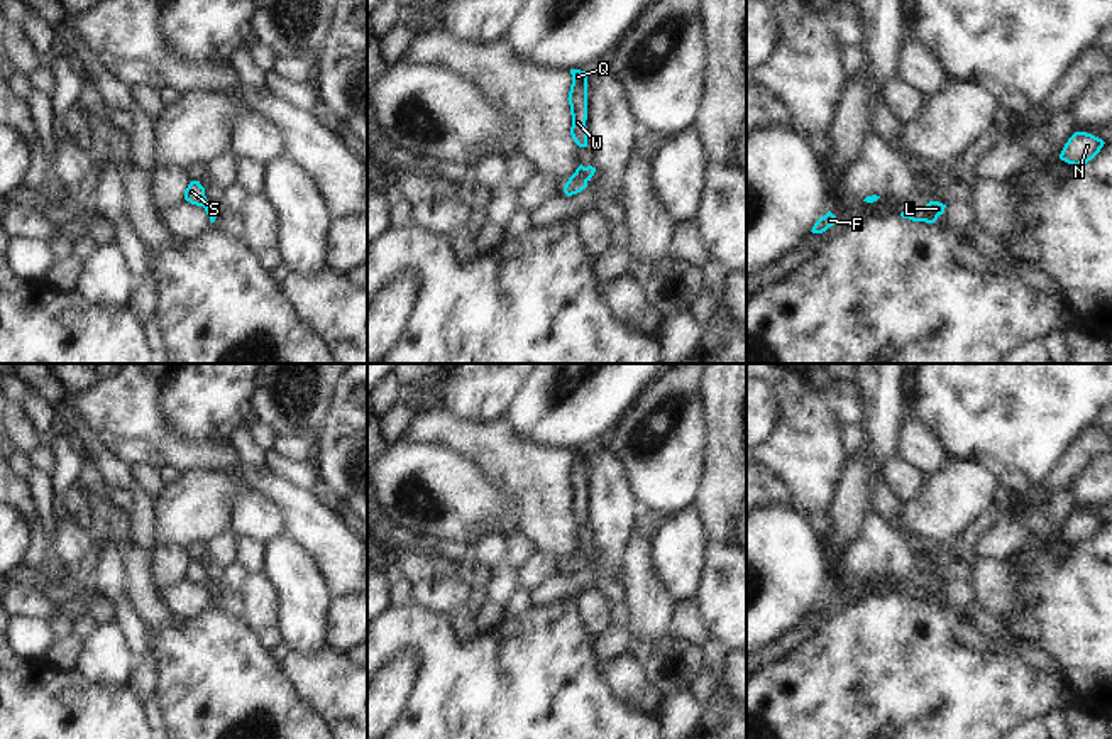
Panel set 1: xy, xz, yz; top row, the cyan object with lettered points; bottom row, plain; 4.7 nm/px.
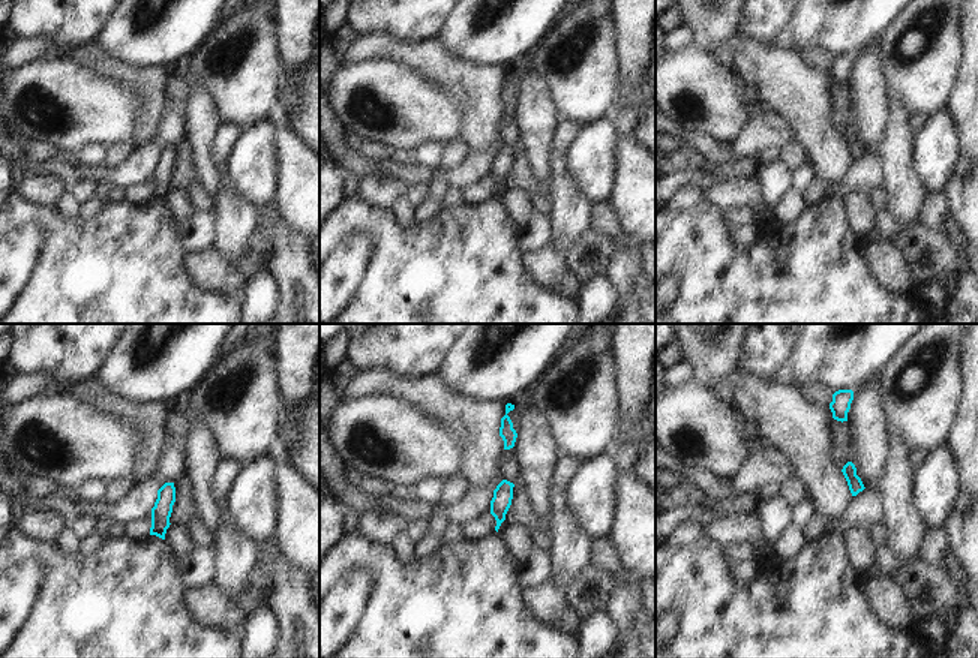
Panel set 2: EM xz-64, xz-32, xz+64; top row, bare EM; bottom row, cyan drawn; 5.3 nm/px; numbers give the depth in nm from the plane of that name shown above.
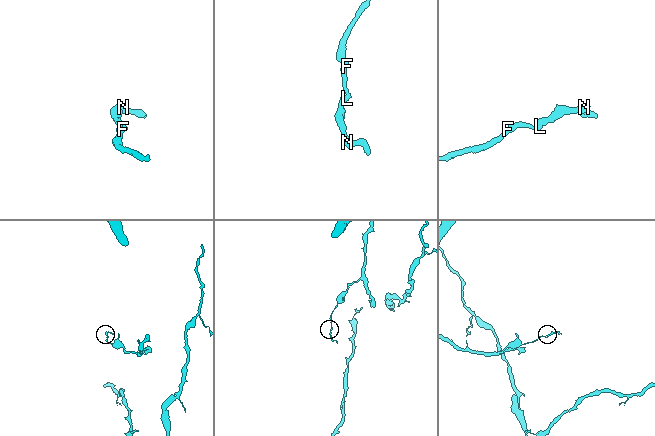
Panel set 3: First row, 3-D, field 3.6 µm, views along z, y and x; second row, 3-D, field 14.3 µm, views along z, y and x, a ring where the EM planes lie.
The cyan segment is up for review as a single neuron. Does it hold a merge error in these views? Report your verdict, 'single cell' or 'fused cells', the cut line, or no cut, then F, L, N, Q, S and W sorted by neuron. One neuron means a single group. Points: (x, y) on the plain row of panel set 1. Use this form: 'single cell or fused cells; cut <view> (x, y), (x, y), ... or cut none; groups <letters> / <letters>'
single cell; cut none; groups F L N Q S W

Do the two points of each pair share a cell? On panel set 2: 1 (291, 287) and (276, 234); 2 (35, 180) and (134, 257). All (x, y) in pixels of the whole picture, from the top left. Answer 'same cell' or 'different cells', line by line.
1: same cell
2: different cells

